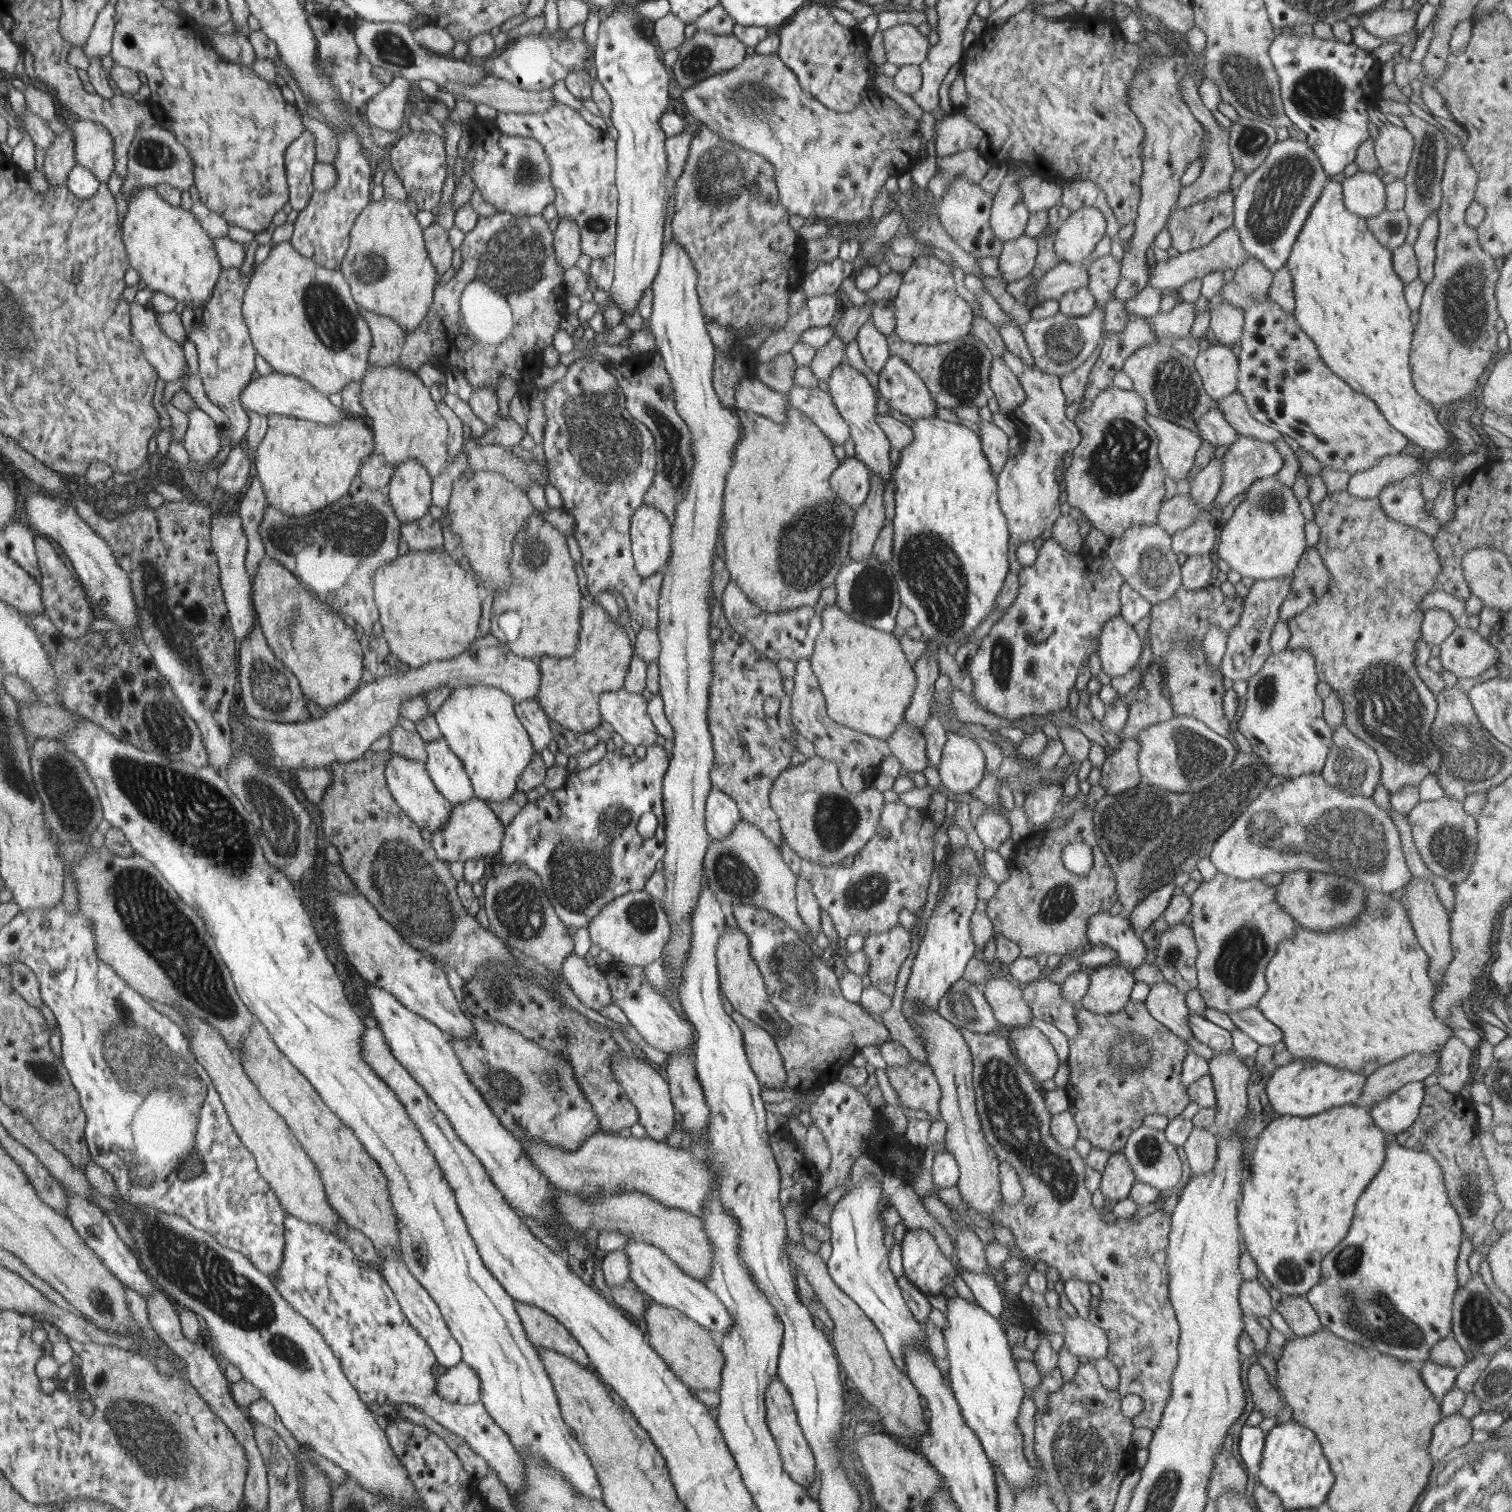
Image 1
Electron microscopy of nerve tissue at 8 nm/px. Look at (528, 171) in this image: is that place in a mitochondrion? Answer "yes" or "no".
yes

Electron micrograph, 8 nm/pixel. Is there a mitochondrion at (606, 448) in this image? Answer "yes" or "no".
yes

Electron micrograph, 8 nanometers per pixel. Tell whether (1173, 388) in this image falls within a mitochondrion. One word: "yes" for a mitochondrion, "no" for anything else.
yes

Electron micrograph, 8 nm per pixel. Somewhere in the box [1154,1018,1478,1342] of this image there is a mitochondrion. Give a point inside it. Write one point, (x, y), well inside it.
(1289, 1271)

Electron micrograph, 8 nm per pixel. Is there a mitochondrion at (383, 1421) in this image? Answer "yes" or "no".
no

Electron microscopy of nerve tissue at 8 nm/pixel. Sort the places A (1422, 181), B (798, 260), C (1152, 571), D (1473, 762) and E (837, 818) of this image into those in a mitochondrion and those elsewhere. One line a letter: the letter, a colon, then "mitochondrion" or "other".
A: mitochondrion
B: other
C: mitochondrion
D: mitochondrion
E: mitochondrion

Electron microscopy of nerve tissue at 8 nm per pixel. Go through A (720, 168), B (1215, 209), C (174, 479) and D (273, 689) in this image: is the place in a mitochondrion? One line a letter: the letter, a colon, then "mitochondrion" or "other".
A: mitochondrion
B: other
C: other
D: mitochondrion

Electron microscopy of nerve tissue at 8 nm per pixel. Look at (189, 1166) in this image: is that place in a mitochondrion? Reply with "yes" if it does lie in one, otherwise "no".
yes

